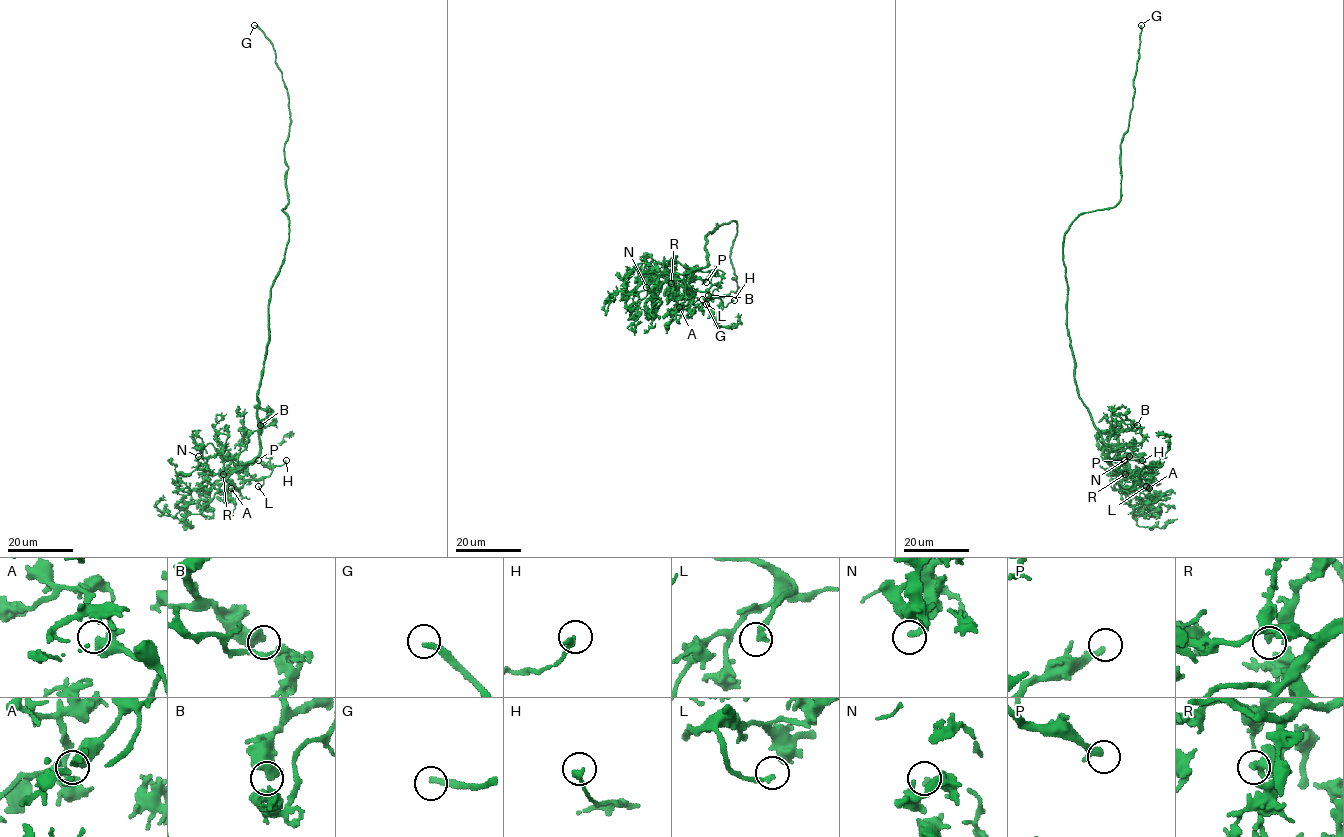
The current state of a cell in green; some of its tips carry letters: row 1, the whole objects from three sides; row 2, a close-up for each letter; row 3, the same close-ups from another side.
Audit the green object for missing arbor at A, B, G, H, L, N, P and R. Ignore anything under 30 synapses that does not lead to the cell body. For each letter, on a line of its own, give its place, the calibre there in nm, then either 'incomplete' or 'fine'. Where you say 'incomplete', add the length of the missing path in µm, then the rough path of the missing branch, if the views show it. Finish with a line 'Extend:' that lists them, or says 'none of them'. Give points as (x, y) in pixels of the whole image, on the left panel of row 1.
A: (231, 488) | 440 nm | incomplete | 6 µm | (231, 488), (215, 489)
B: (260, 425) | 400 nm | fine
G: (254, 25) | 280 nm | incomplete | 20 µm
H: (286, 460) | 240 nm | fine
L: (258, 486) | 240 nm | incomplete | 10 µm | (258, 486), (254, 483), (250, 488), (243, 487)
N: (198, 456) | 320 nm | fine
P: (258, 460) | 320 nm | incomplete | 40 µm | (258, 460), (264, 460), (270, 452), (270, 441), (291, 407), (288, 411), (285, 408), (286, 415), (291, 418)
R: (223, 474) | 360 nm | fine
Extend: A, G, L, P

